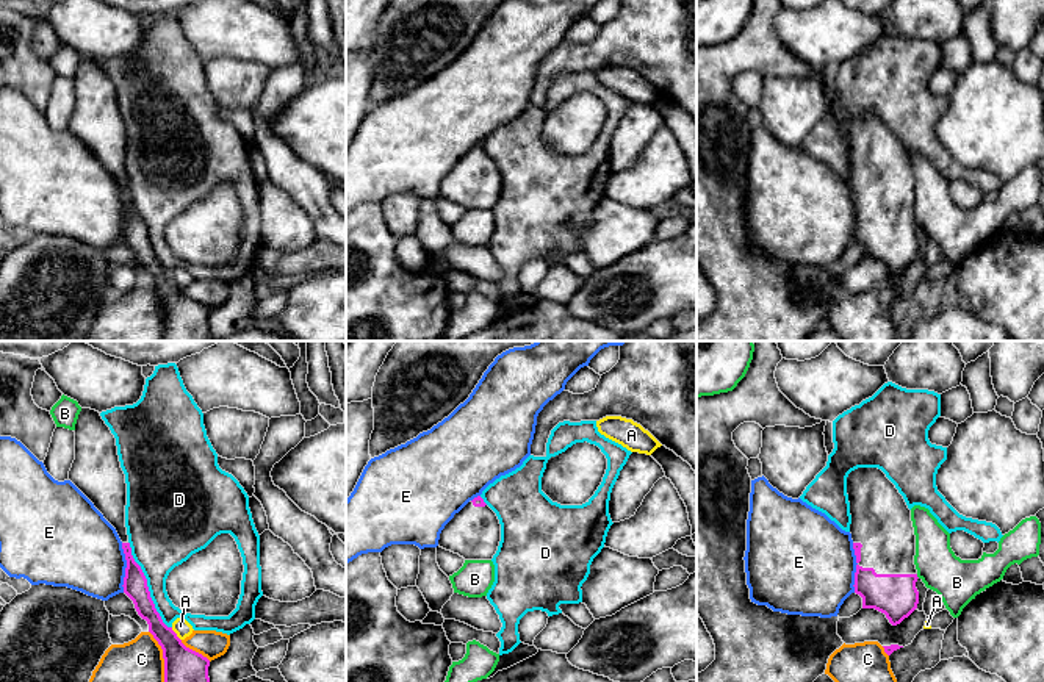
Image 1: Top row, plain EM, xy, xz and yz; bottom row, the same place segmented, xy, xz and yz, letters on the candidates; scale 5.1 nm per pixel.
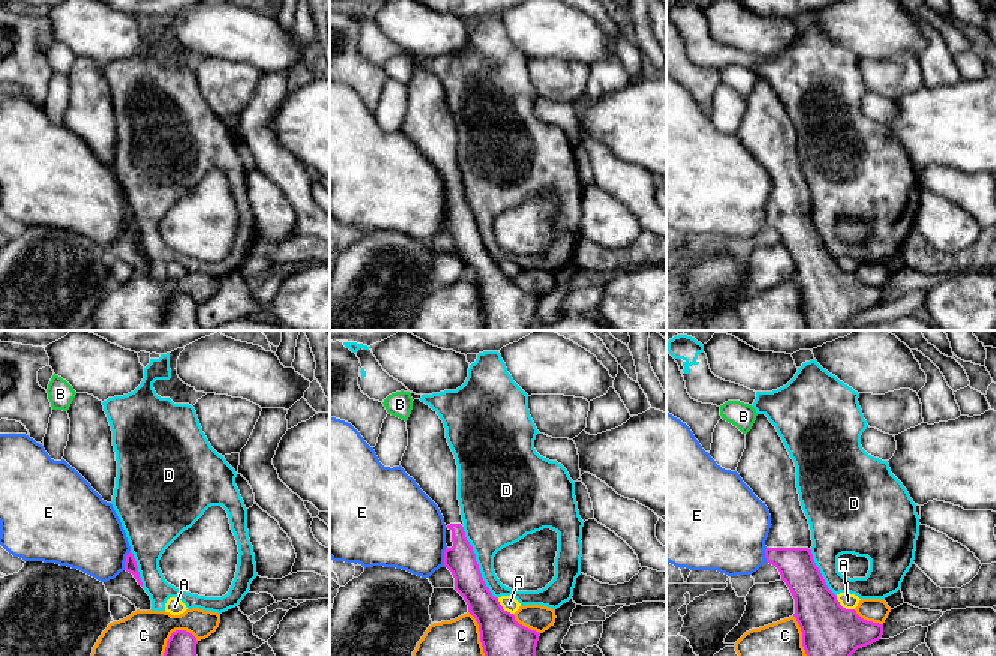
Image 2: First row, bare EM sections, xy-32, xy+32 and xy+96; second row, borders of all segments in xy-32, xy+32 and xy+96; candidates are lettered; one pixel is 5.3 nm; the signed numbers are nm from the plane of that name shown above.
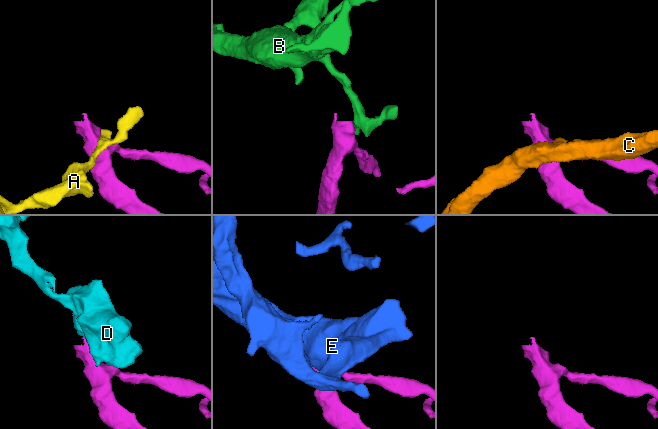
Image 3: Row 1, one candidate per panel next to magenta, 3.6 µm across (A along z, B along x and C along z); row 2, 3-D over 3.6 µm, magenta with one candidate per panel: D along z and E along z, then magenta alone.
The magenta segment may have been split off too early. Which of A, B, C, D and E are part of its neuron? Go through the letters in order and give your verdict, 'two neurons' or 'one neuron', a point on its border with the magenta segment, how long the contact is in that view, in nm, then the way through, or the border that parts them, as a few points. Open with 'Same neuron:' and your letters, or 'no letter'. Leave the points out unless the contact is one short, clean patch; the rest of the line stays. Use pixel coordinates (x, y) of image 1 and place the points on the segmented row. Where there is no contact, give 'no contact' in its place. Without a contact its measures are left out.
Same neuron: no letter
A: two neurons; contact xy (176, 634); length 90 nm; border xy (171, 628), (180, 640)
B: two neurons; contact yz (916, 576); length 30 nm; border yz (916, 574), (919, 577)
C: two neurons; contact xy (163, 656); length 280 nm
D: two neurons; contact xy (146, 585); length 500 nm
E: two neurons; contact xy (126, 568); length 260 nm; border xy (121, 543), (126, 560), (124, 592)

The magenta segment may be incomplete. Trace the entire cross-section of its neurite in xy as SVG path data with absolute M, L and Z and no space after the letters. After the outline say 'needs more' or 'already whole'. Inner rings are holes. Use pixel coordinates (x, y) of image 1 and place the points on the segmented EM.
M81 408L75 424L75 460L69 480L94 504L116 529L127 560L124 593L163 649L164 682L210 682L210 660L186 648L167 627L150 598L147 579L131 555L125 527L127 483L121 468L116 438L100 413Z | needs more

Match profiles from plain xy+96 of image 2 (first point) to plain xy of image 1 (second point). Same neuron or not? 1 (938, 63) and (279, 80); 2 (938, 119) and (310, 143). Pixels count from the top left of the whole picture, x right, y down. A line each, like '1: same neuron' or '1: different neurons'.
1: same neuron
2: same neuron

